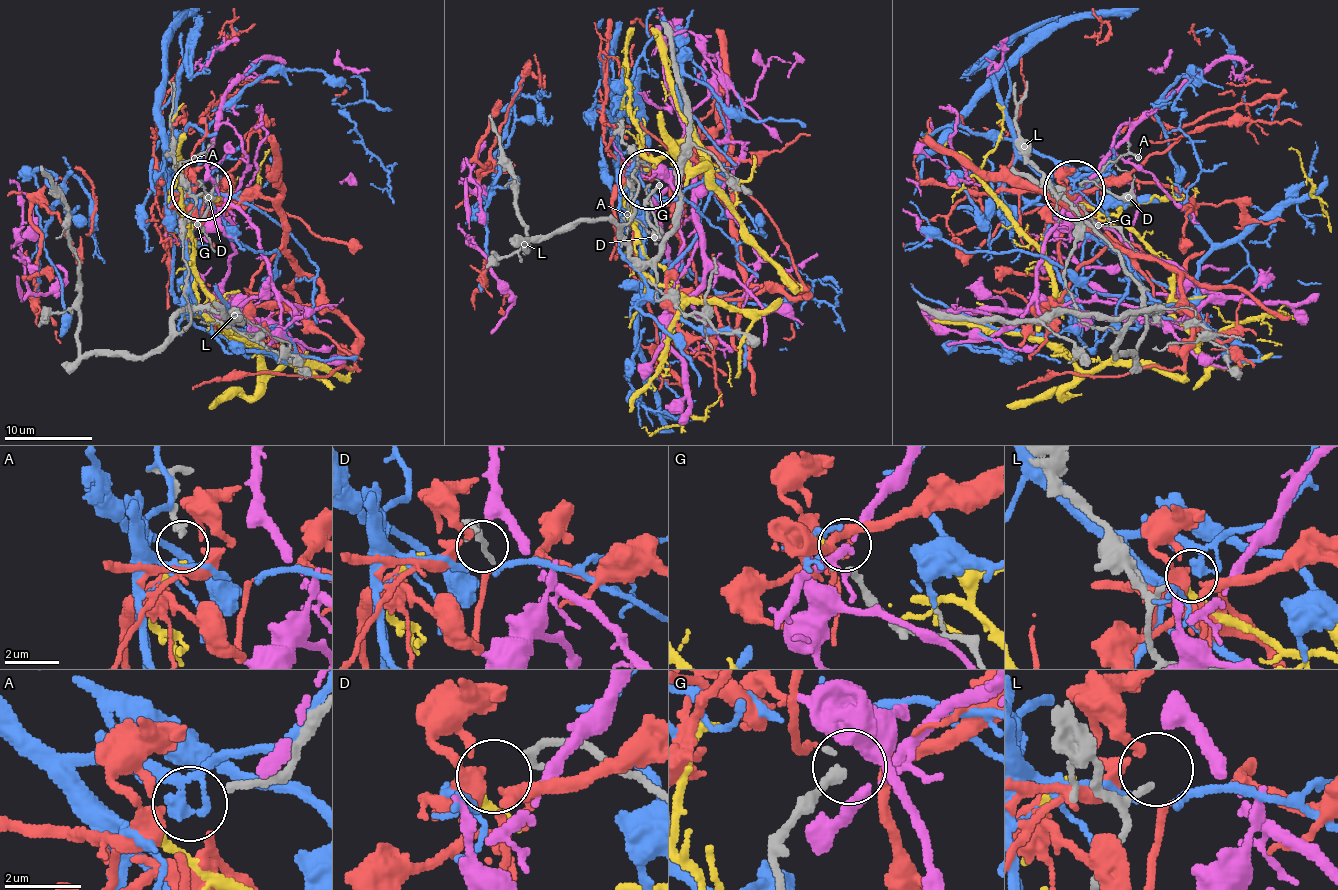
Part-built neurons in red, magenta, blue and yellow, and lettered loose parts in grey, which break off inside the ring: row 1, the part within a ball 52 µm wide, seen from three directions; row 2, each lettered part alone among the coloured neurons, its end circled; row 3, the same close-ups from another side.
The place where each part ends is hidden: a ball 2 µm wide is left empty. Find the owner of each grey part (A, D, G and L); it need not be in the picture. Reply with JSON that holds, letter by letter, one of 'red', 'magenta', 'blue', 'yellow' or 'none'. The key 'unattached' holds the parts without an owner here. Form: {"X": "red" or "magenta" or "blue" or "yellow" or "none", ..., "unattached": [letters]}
{"A": "none", "D": "blue", "G": "magenta", "L": "none", "unattached": ["A", "L"]}

